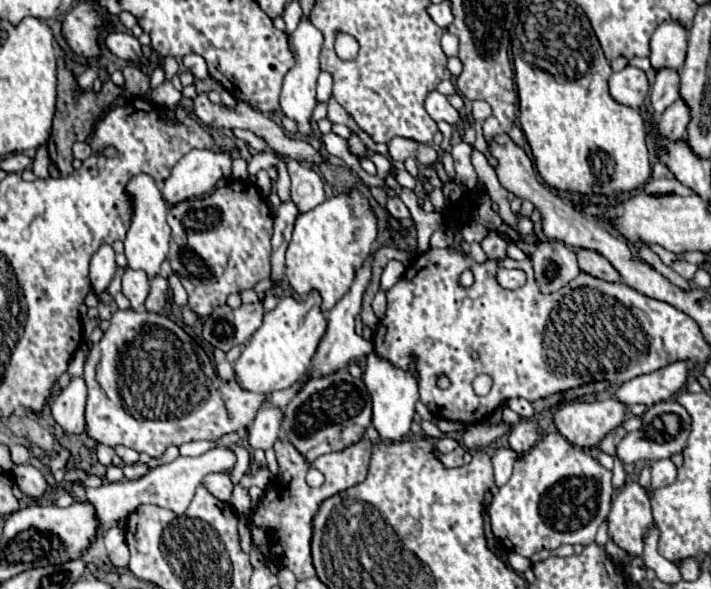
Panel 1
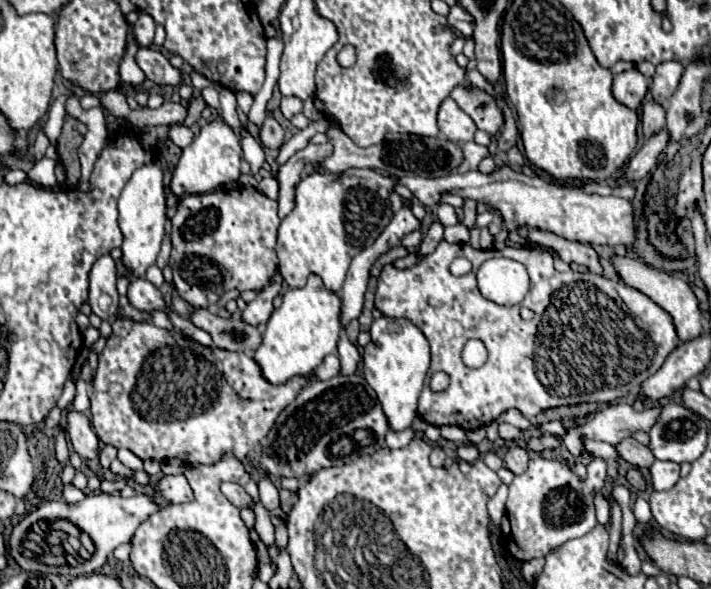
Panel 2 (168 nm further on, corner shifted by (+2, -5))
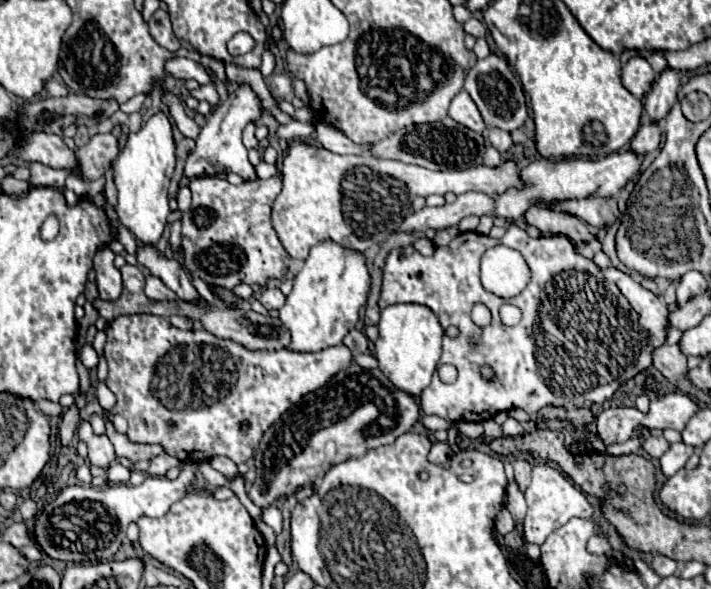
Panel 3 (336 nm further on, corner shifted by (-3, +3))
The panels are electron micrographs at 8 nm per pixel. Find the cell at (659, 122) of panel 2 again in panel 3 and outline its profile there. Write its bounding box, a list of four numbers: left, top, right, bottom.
[630,122,660,156]

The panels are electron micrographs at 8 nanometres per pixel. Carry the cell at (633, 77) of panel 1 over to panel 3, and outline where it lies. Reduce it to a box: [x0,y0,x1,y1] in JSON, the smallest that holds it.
[622,56,656,100]

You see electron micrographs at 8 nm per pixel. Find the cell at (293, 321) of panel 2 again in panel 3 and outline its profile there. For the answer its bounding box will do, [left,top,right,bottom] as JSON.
[280,240,368,352]

